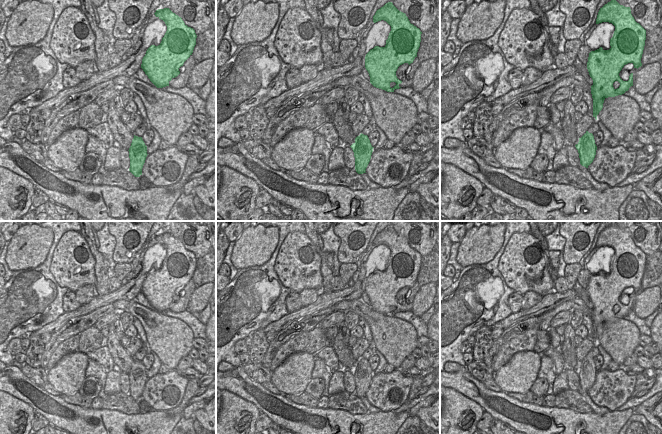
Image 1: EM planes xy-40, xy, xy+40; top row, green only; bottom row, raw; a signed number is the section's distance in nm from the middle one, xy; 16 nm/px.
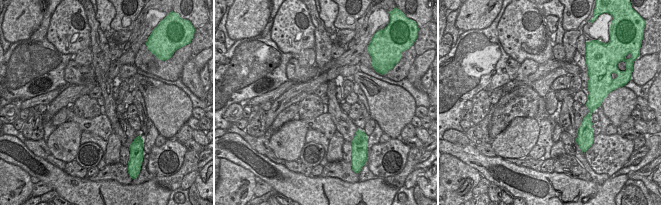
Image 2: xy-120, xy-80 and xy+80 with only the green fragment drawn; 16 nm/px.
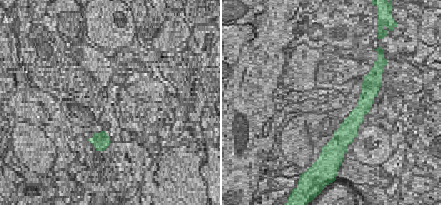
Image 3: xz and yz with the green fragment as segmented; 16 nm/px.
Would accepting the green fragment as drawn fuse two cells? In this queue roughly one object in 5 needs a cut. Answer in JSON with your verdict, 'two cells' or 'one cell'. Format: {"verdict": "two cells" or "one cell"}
{"verdict": "one cell"}

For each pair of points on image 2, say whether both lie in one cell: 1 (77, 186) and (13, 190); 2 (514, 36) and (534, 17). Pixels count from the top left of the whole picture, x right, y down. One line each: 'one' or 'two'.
1: two
2: one

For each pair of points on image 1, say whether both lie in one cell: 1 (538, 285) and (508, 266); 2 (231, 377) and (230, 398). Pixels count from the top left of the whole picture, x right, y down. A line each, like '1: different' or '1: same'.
1: same
2: different

